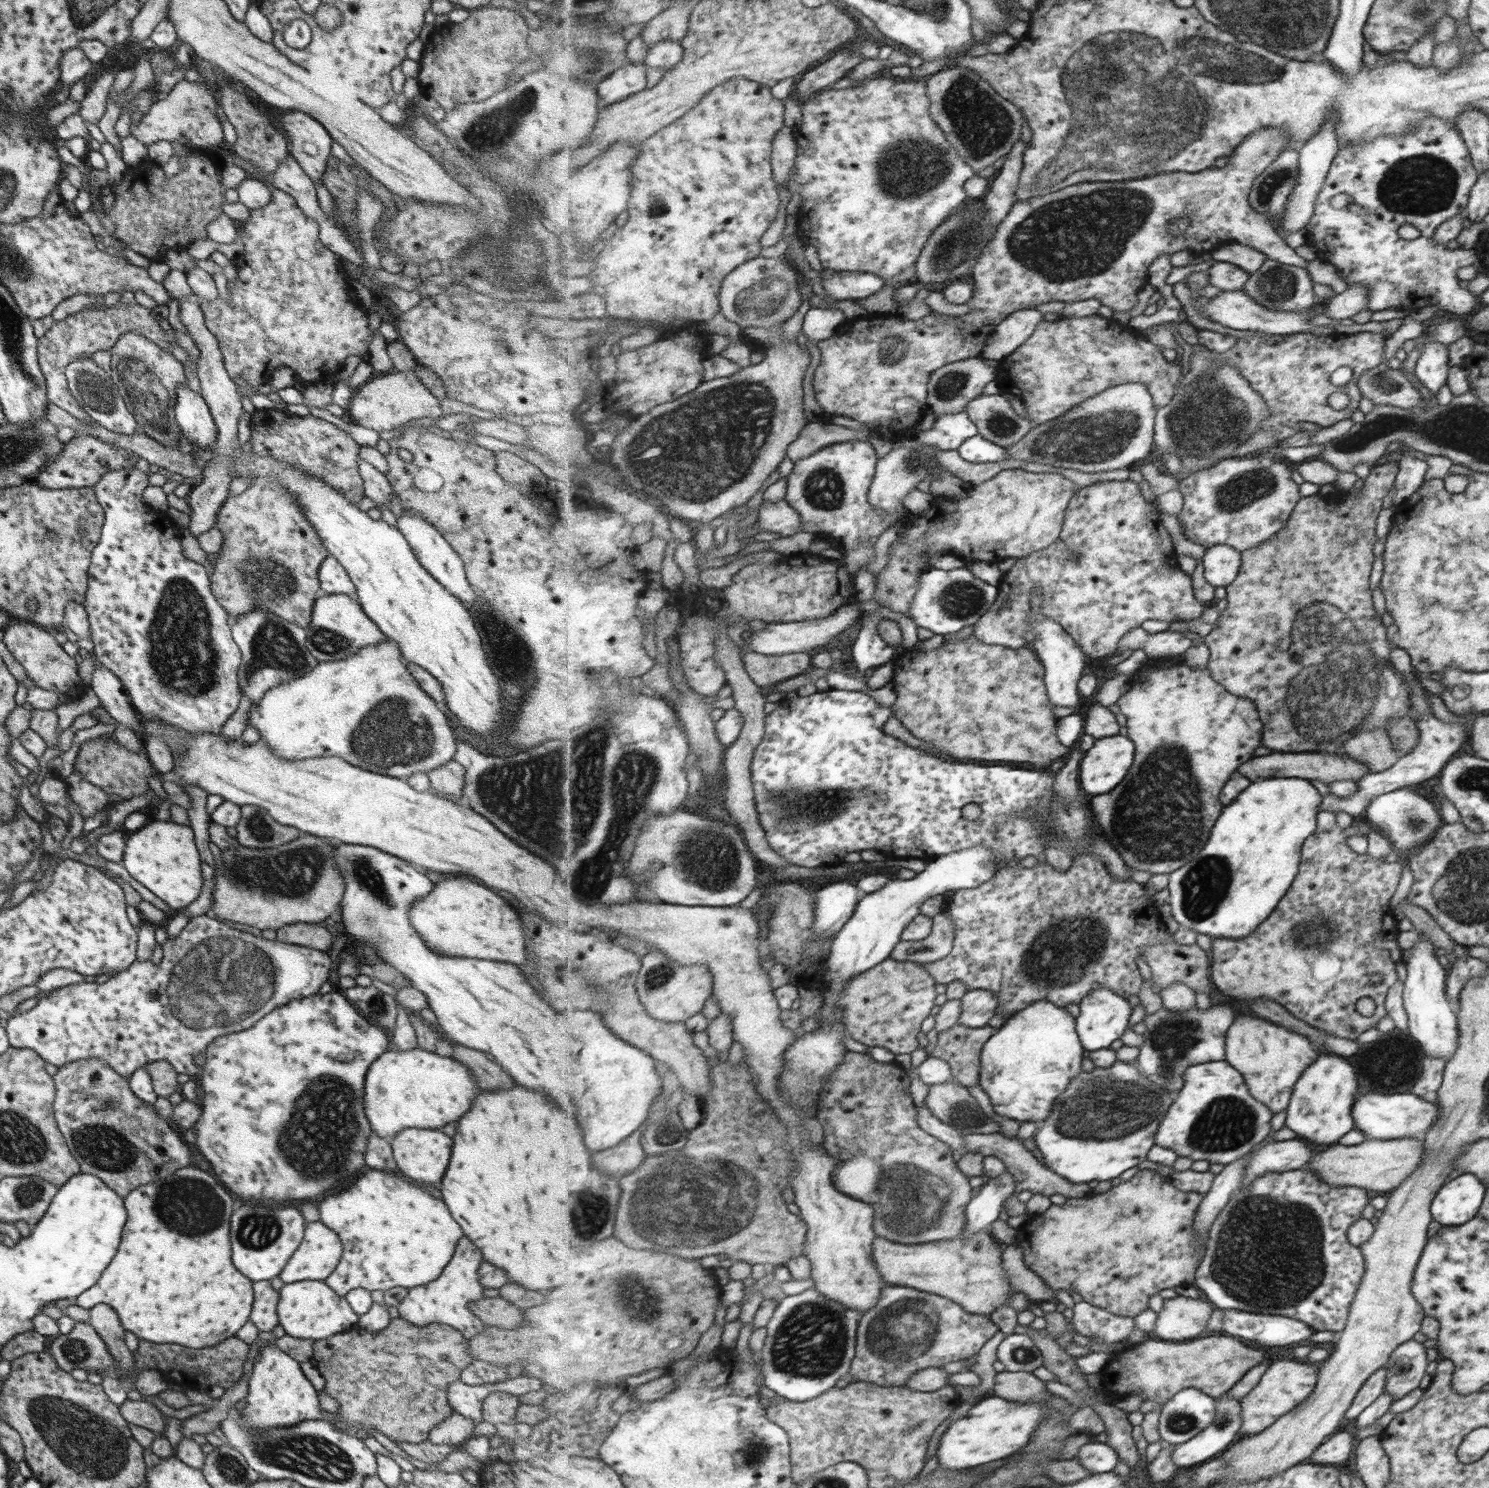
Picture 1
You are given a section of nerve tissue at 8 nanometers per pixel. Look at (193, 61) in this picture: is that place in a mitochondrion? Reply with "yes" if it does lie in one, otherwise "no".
no

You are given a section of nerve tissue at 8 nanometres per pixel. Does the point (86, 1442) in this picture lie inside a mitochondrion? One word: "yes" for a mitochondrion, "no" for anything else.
yes

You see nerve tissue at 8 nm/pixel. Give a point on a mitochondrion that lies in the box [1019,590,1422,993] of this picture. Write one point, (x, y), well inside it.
(1334, 675)

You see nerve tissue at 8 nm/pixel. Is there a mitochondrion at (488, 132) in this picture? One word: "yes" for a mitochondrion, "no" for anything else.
yes

